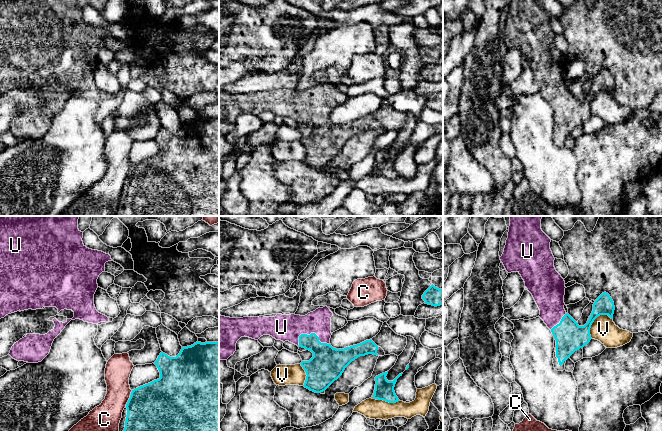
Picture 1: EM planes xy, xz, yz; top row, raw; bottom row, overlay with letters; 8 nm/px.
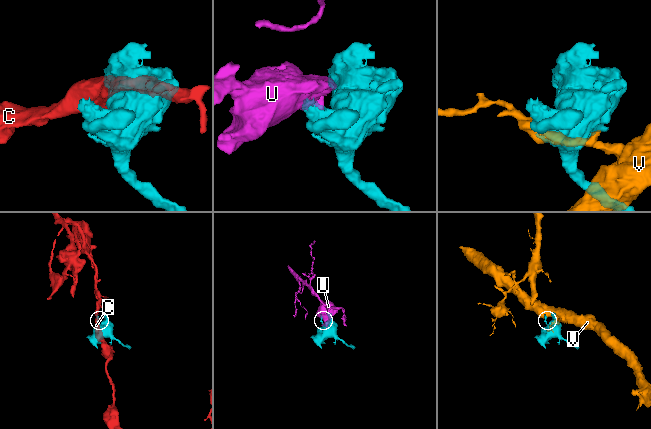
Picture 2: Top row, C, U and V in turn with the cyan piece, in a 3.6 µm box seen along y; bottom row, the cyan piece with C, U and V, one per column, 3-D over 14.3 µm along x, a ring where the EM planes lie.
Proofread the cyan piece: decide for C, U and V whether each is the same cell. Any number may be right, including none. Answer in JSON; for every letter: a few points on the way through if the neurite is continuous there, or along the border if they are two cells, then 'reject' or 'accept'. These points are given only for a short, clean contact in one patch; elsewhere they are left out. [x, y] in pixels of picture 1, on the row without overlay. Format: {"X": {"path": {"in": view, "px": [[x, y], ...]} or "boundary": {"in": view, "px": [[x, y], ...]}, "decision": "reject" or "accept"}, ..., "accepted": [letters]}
{"C": {"boundary": {"in": "xy", "px": [[132, 166], [125, 182]]}, "decision": "reject"}, "U": {"decision": "accept"}, "V": {"decision": "reject"}, "accepted": ["U"]}

